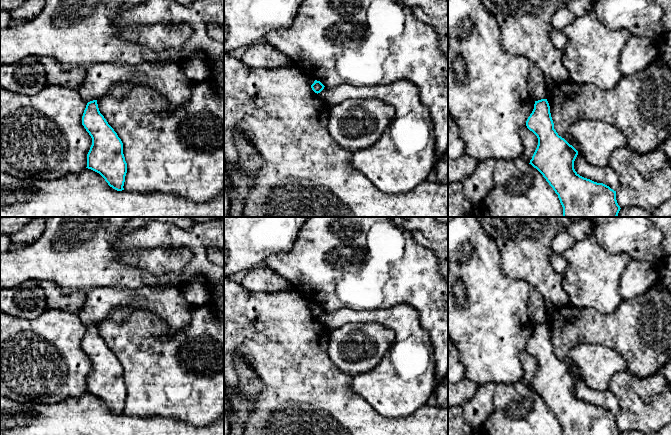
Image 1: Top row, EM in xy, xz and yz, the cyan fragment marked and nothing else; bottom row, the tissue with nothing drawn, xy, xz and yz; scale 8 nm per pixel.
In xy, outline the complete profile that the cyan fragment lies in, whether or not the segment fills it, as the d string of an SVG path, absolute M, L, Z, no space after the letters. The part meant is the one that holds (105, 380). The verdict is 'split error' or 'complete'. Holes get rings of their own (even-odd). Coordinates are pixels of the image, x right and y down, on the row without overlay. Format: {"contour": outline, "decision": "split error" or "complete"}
{"contour": "M97 324L87 327L82 349L92 362L86 392L99 397L113 413L124 414L127 387L123 367L100 337Z", "decision": "complete"}

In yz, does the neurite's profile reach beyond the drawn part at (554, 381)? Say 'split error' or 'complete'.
complete

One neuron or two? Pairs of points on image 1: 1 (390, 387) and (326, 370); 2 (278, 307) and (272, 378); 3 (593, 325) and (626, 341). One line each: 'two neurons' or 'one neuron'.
1: two neurons
2: one neuron
3: one neuron

